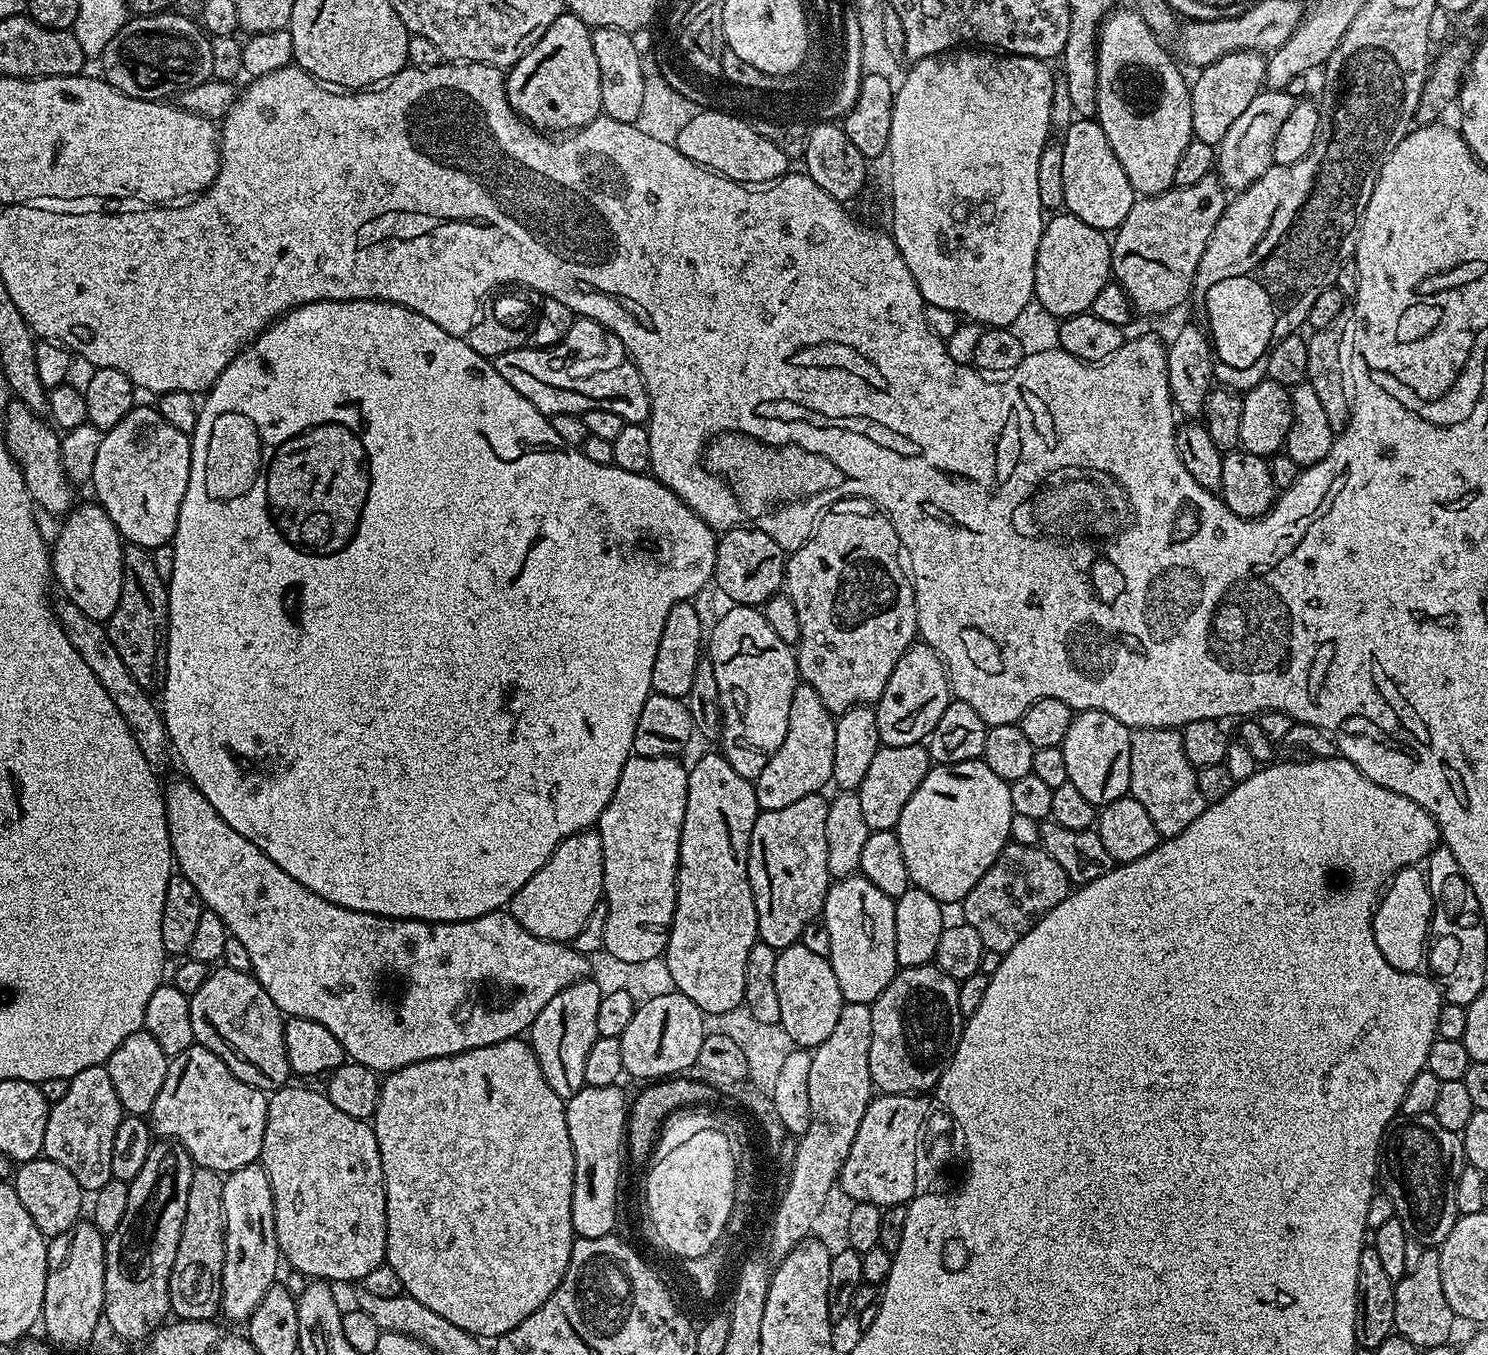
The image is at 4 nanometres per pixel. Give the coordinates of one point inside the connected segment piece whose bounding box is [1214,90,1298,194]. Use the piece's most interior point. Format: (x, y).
(1240, 158)

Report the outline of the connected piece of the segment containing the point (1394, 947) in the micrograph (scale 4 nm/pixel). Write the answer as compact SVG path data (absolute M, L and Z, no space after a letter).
M1419 867L1404 868L1392 877L1372 915L1375 945L1390 966L1403 972L1421 969L1426 958L1426 936L1430 934L1434 911L1435 904L1429 892L1427 875Z

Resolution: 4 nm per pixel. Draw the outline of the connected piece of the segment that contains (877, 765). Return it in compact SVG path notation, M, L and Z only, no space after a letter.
M923 743L889 748L882 746L878 754L874 754L874 762L870 762L870 770L866 770L866 778L862 778L862 786L858 790L862 818L866 818L869 832L890 832L895 829L898 818L902 818L902 810L906 810L906 802L914 798L914 790L922 786L922 778L926 778L933 764Z

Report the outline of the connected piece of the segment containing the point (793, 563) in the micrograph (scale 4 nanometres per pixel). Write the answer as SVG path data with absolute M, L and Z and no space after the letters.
M830 514L826 522L817 523L808 541L787 557L784 588L790 602L794 602L794 614L798 614L800 642L794 651L799 679L818 690L822 706L833 714L850 710L856 704L875 705L882 690L886 690L886 682L890 682L890 674L894 674L894 666L898 666L898 658L918 636L916 592L902 563L894 526L878 518Z

